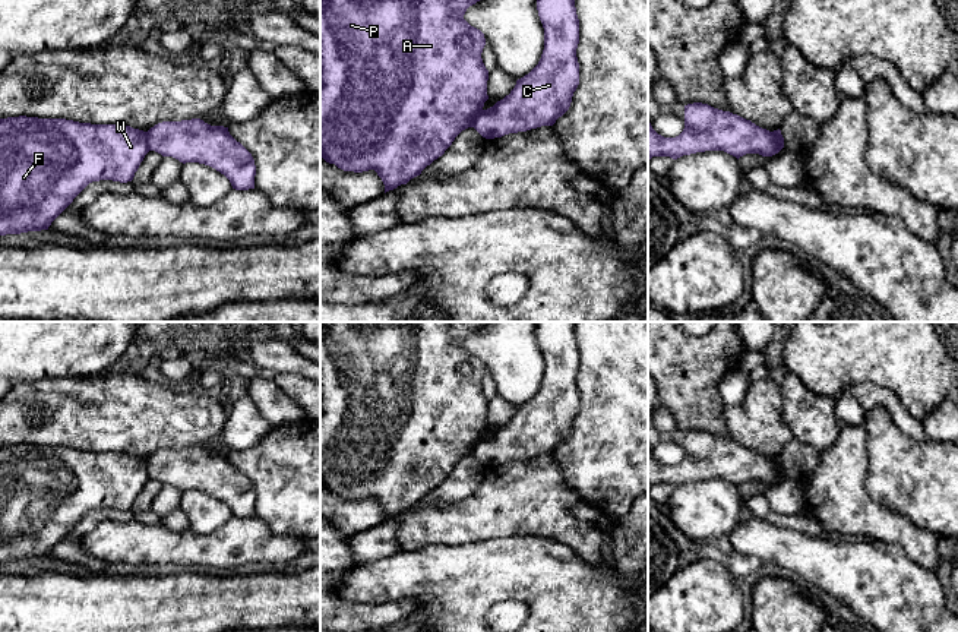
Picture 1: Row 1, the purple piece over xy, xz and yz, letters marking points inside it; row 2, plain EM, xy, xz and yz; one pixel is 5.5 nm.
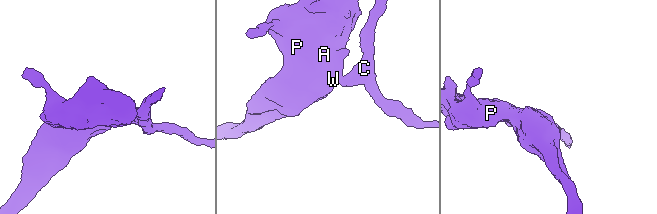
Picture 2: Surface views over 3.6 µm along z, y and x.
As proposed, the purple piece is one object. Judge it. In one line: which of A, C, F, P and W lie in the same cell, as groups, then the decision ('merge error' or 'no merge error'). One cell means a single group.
A F P W / C | merge error

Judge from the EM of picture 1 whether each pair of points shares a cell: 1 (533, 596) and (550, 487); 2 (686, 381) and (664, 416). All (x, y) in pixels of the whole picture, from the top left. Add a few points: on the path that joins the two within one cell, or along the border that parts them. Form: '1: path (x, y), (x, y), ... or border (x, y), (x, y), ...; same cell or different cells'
1: border (508, 534), (543, 536), (565, 543), (574, 550); different cells
2: border (663, 407), (672, 414), (676, 426); different cells

